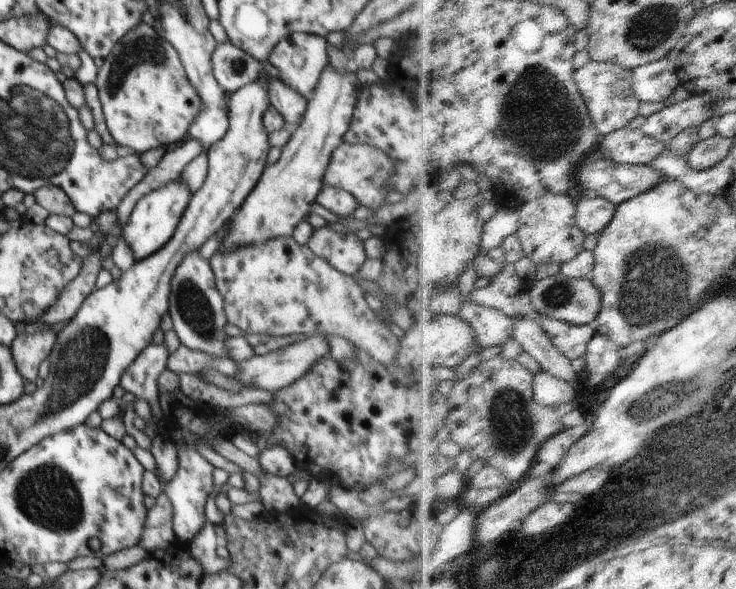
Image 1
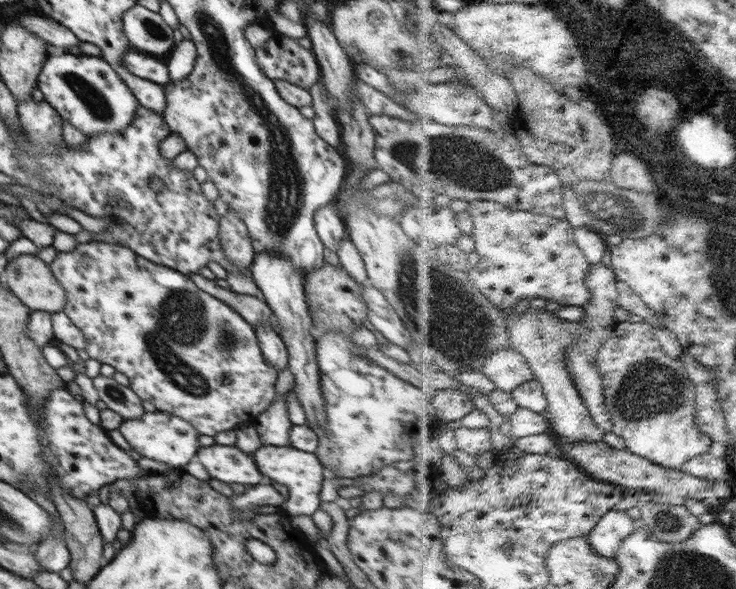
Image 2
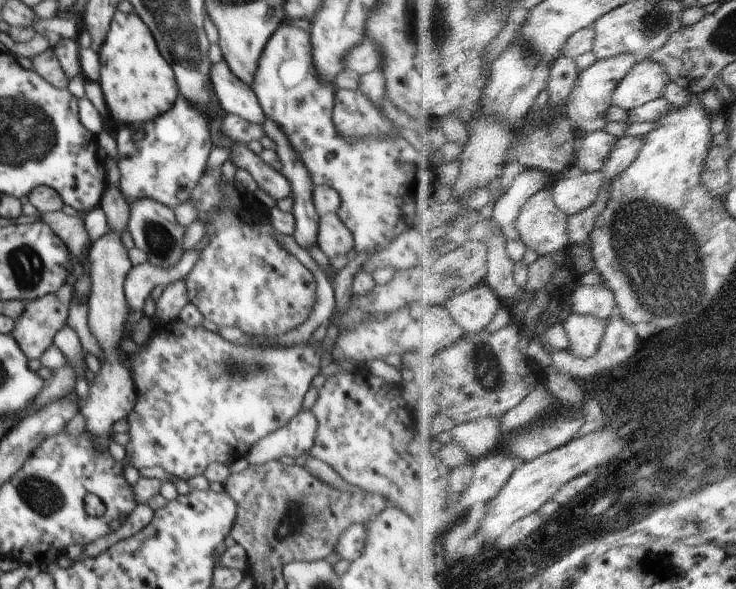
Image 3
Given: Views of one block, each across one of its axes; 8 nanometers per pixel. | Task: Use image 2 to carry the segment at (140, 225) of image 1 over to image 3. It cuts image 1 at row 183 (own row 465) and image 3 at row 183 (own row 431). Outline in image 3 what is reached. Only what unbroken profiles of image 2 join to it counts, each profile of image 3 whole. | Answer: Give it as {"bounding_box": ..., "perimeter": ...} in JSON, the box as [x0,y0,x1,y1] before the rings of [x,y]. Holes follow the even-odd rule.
{"bounding_box":[115,95,214,208],"perimeter":[[[180,95],[168,112],[152,122],[125,127],[118,132],[115,141],[124,200],[132,204],[138,198],[150,198],[166,208],[176,208],[192,196],[214,147],[210,136],[210,116]]]}

